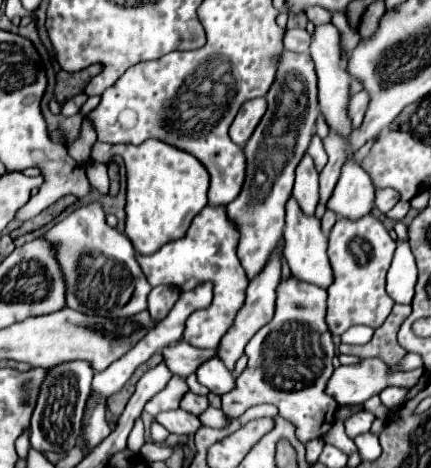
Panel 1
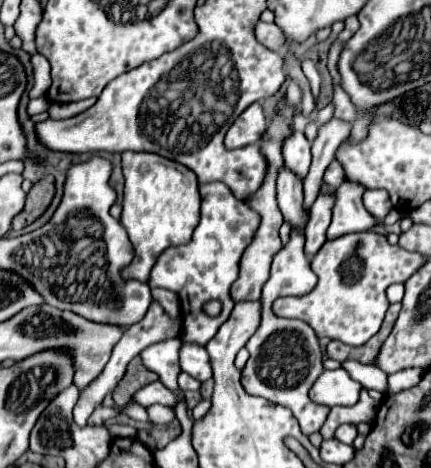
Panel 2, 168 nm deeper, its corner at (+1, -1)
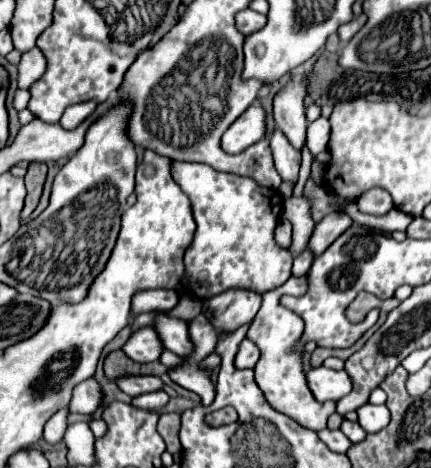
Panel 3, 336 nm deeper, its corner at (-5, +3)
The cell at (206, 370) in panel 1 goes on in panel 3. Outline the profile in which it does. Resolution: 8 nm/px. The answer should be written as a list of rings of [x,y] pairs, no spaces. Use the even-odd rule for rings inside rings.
[[[160,314],[156,318],[156,332],[160,340],[164,340],[164,348],[178,354],[180,358],[186,358],[192,354],[192,340],[188,334],[188,324],[178,318],[168,318]]]

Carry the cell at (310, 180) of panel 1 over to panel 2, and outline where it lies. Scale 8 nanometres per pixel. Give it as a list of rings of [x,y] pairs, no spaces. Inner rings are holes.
[[[294,130],[288,136],[288,140],[284,140],[282,156],[284,156],[286,168],[290,168],[292,172],[296,172],[302,178],[306,176],[306,172],[310,168],[310,142],[306,140],[304,132]]]

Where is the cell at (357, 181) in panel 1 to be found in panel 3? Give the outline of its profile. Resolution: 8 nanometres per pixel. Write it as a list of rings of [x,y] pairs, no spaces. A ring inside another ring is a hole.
[[[332,212],[332,214],[324,216],[322,222],[316,224],[314,234],[308,242],[308,248],[312,248],[314,256],[320,256],[352,224],[354,224],[354,220],[346,212]]]

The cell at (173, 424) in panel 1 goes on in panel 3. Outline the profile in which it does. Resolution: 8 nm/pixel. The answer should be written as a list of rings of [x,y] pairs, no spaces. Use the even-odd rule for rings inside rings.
[[[160,390],[160,392],[152,392],[152,394],[144,394],[144,396],[134,398],[132,406],[138,406],[148,412],[158,412],[168,404],[168,400],[170,400],[170,396],[164,390]]]

